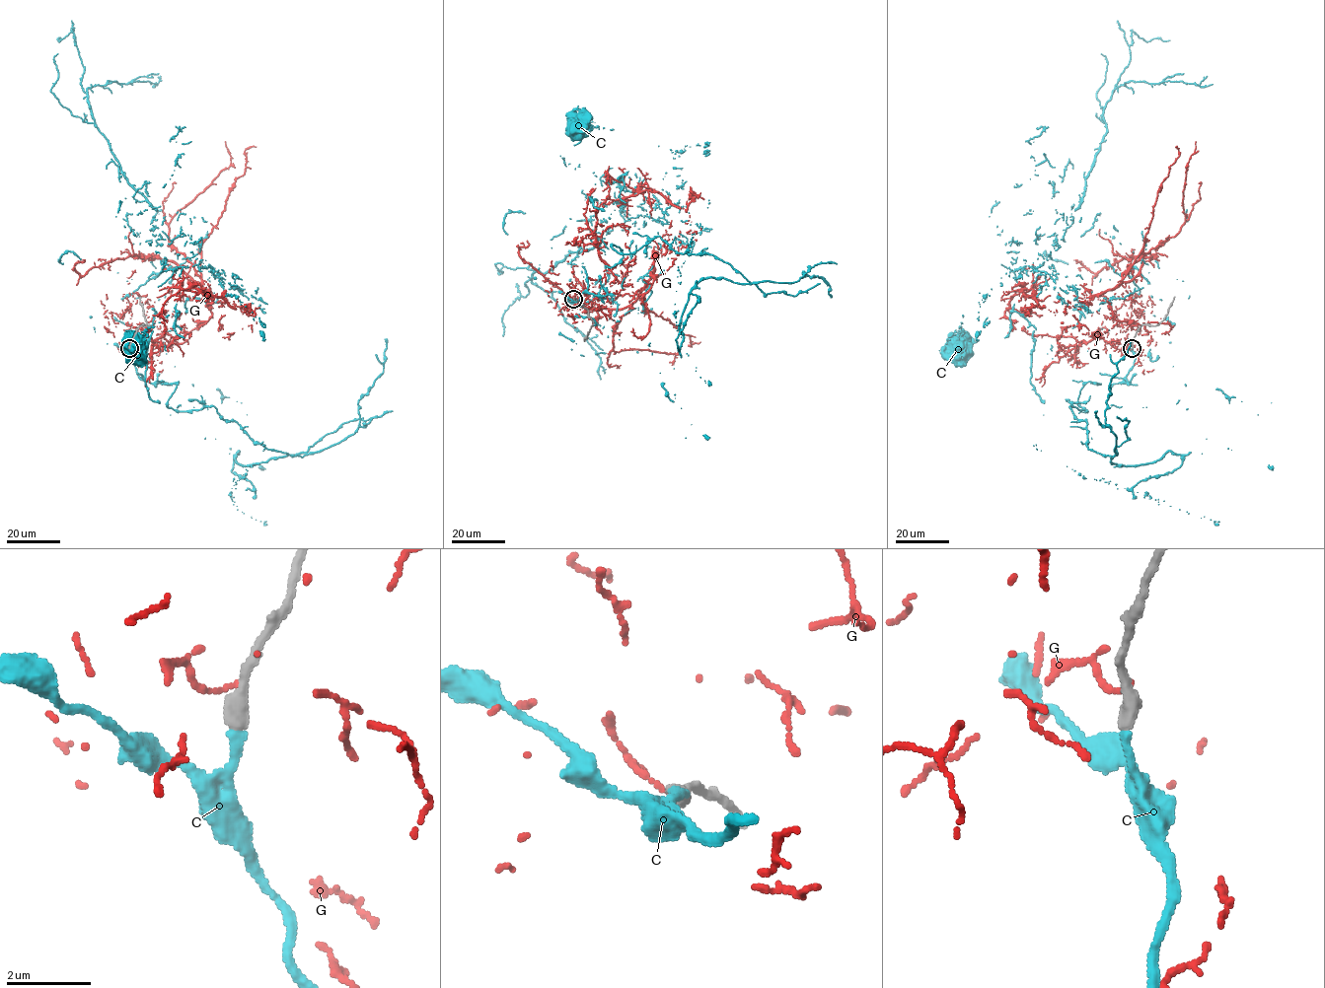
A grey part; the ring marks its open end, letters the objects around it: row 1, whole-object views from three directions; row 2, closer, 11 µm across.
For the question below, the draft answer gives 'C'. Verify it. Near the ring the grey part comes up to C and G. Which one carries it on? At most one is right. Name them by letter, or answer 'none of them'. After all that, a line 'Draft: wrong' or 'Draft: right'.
C
Draft: right

